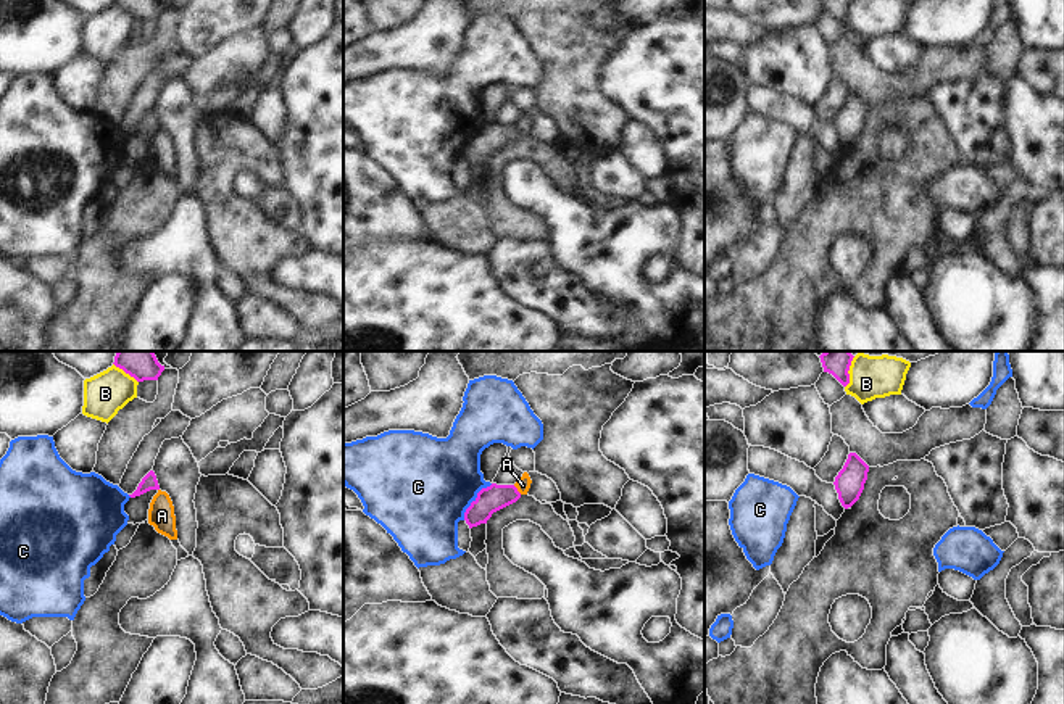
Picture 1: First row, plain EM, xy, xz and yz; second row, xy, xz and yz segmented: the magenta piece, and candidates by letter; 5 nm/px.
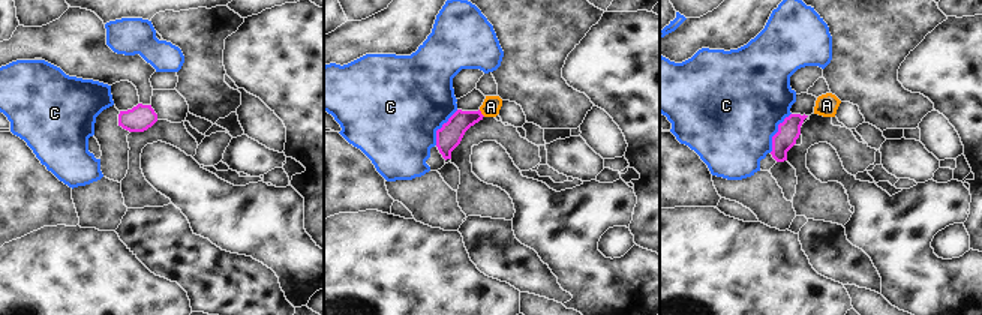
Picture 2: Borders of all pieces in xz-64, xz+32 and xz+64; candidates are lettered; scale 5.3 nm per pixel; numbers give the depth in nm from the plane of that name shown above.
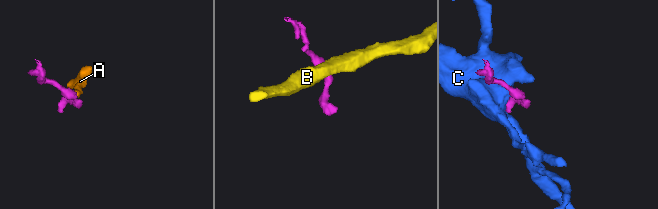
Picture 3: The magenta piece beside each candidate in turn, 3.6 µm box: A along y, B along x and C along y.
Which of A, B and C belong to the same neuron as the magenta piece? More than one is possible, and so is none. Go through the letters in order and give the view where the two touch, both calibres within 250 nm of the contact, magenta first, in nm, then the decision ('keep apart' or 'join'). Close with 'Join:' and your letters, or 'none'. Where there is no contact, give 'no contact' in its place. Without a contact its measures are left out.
A: xz | 130/70 nm | keep apart
B: yz | 90/190 nm | keep apart
C: xz | 130/460 nm | keep apart
Join: none

